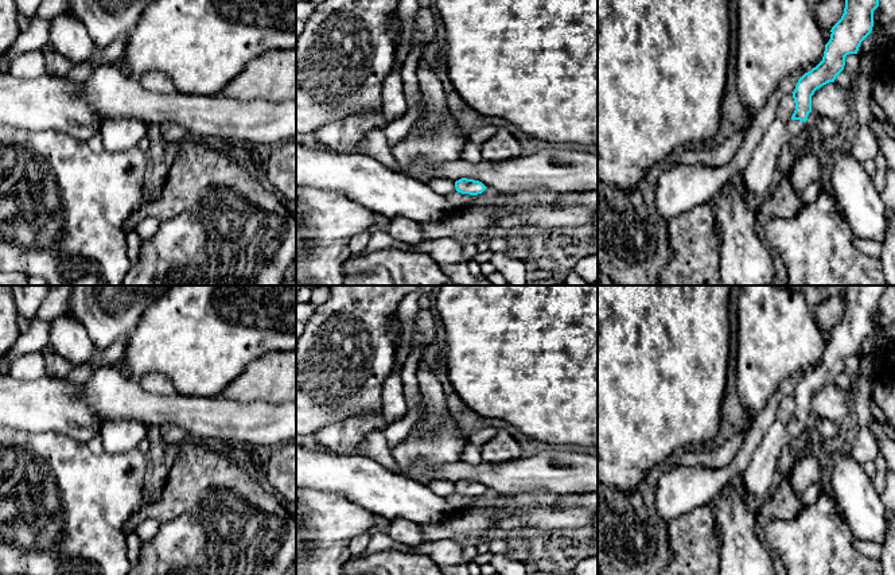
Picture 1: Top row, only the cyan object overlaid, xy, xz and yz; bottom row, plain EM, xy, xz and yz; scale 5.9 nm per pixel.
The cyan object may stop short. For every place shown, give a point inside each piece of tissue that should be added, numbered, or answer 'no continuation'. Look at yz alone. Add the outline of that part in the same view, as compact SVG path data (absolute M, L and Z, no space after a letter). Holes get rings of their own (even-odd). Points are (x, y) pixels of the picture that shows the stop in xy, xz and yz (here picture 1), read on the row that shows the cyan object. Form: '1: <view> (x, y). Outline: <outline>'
1: yz (761, 174). Outline: M775 119L756 145L748 166L742 172L744 195L767 197L778 178L778 156L786 144L794 144L806 127L805 121Z

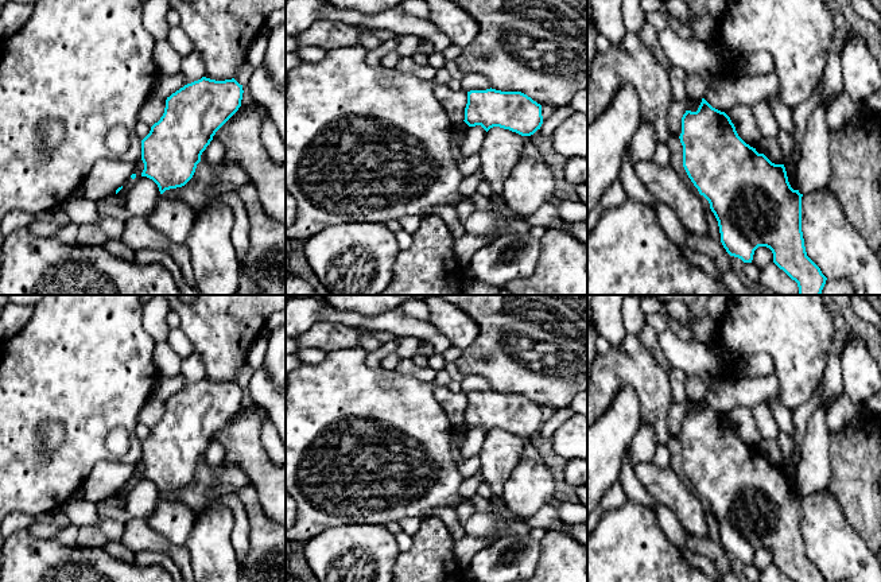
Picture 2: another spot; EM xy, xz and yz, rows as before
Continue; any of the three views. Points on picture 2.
no continuation

